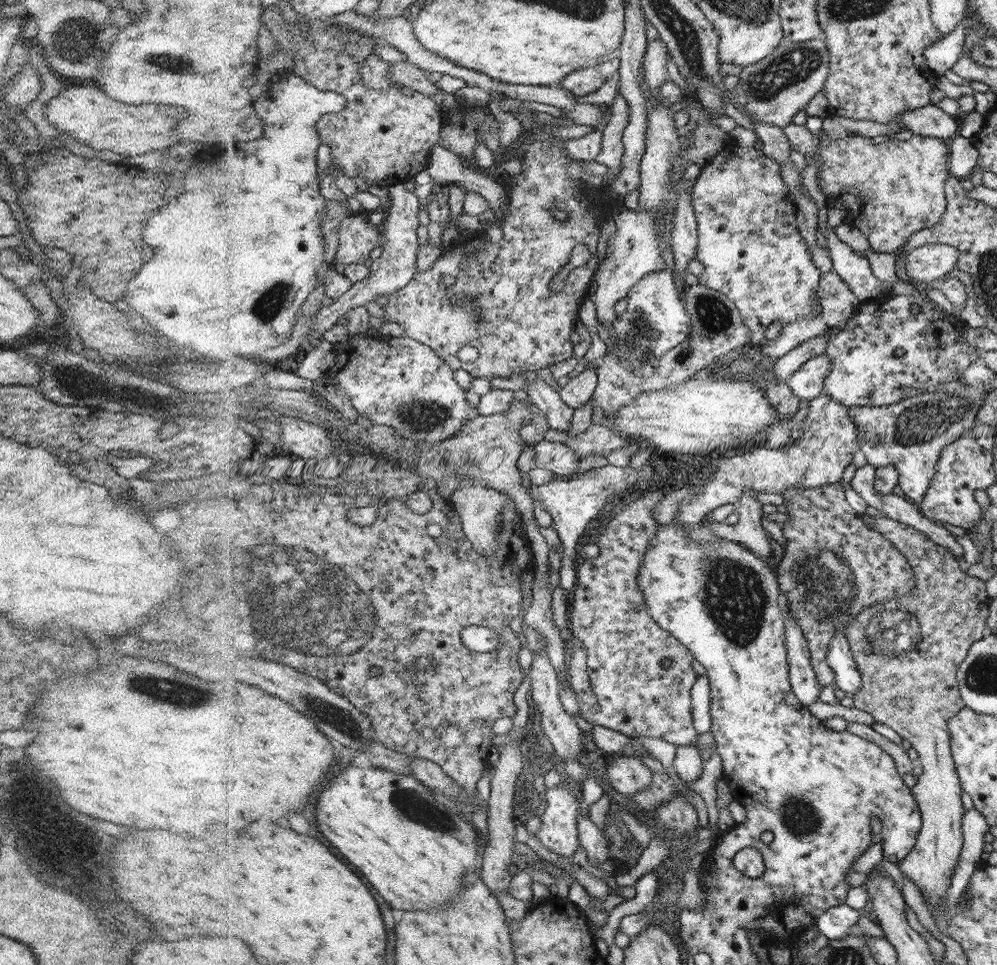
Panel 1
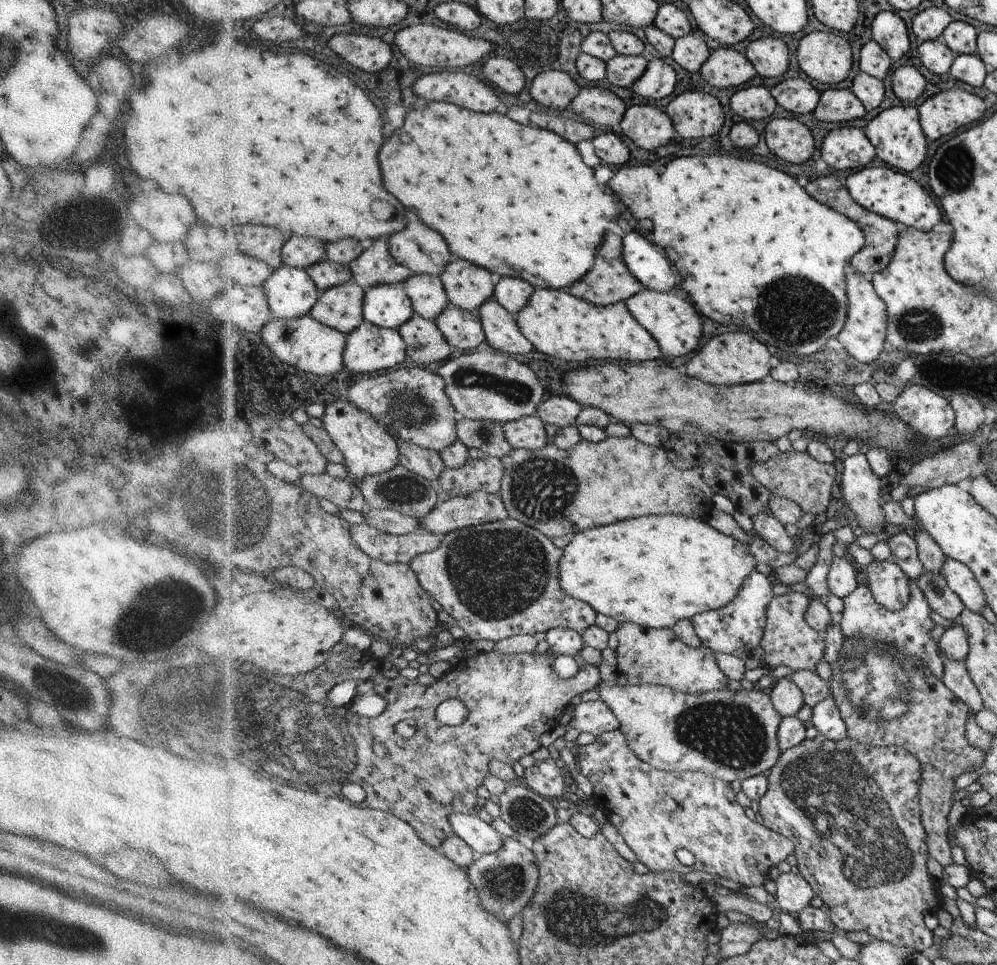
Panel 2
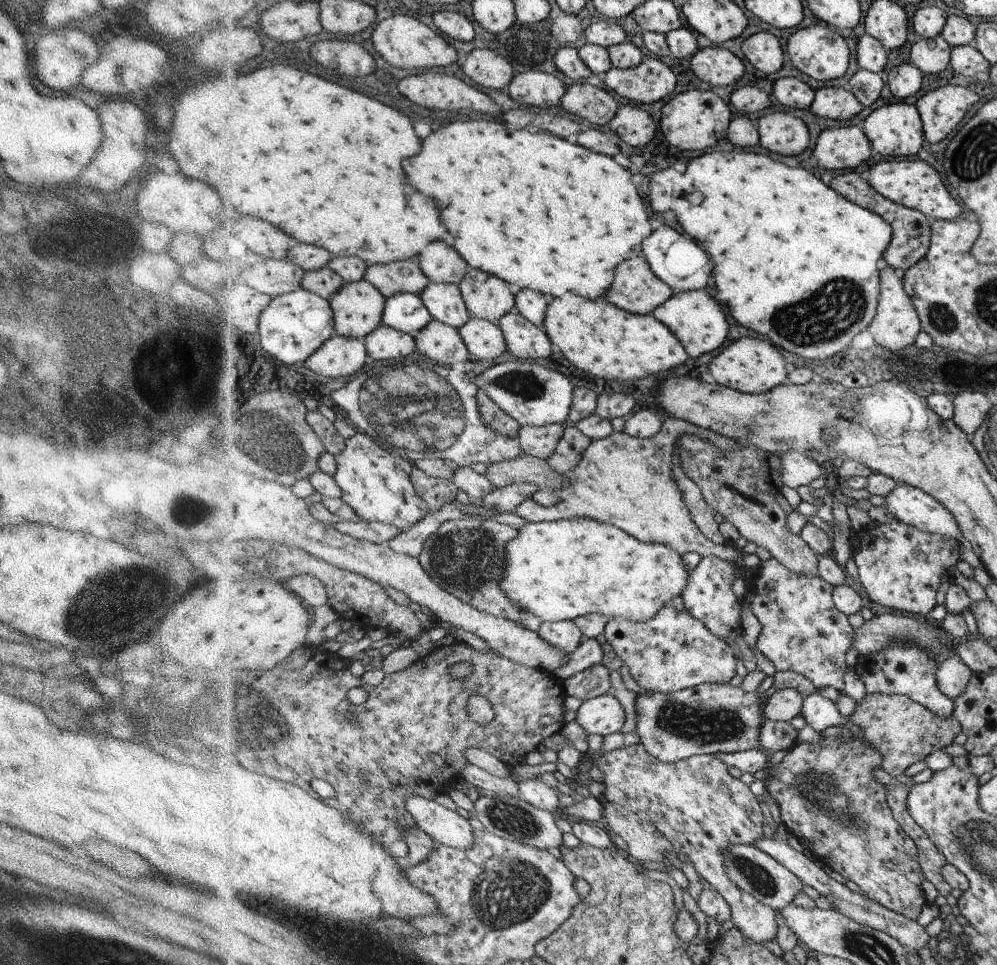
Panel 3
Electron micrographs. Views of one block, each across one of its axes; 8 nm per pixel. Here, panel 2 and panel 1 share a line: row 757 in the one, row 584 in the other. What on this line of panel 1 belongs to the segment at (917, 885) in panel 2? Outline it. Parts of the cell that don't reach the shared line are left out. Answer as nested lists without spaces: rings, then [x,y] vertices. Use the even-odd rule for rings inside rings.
[[[825,486],[826,494],[824,494],[824,487],[816,489],[789,489],[786,492],[784,497],[788,499],[789,502],[783,505],[782,510],[788,512],[791,516],[791,519],[786,521],[781,525],[781,529],[786,537],[786,546],[784,547],[786,554],[776,572],[779,573],[779,584],[782,585],[785,596],[785,610],[790,611],[798,625],[802,627],[802,632],[804,637],[806,637],[807,642],[809,643],[808,648],[811,654],[811,664],[816,672],[816,678],[820,686],[830,686],[832,682],[835,681],[835,671],[831,668],[831,665],[828,664],[827,655],[829,654],[832,646],[833,640],[836,638],[836,631],[845,631],[845,628],[850,624],[851,619],[856,618],[856,615],[860,614],[867,608],[871,608],[874,604],[880,602],[886,602],[886,600],[891,599],[892,597],[902,597],[902,595],[908,595],[914,587],[916,587],[915,573],[914,570],[908,565],[906,558],[897,550],[897,548],[882,536],[879,532],[876,532],[872,529],[866,528],[858,518],[856,518],[856,512],[848,506],[848,502],[844,500],[844,496],[838,496],[838,490],[830,490],[830,488],[836,488],[836,486]]]

